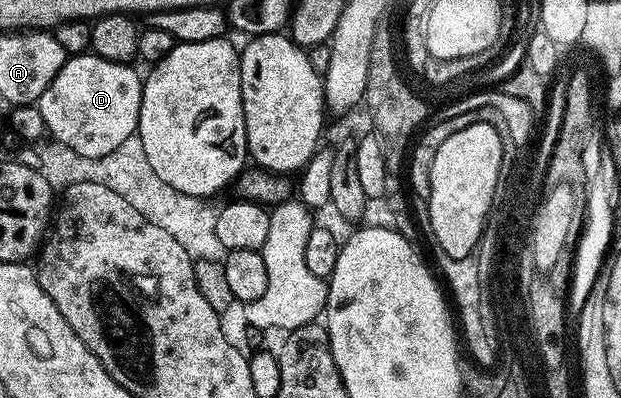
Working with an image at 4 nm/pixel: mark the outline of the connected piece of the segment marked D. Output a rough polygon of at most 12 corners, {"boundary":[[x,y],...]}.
{"boundary":[[67,57],[36,103],[49,137],[85,158],[135,137],[144,78]]}

